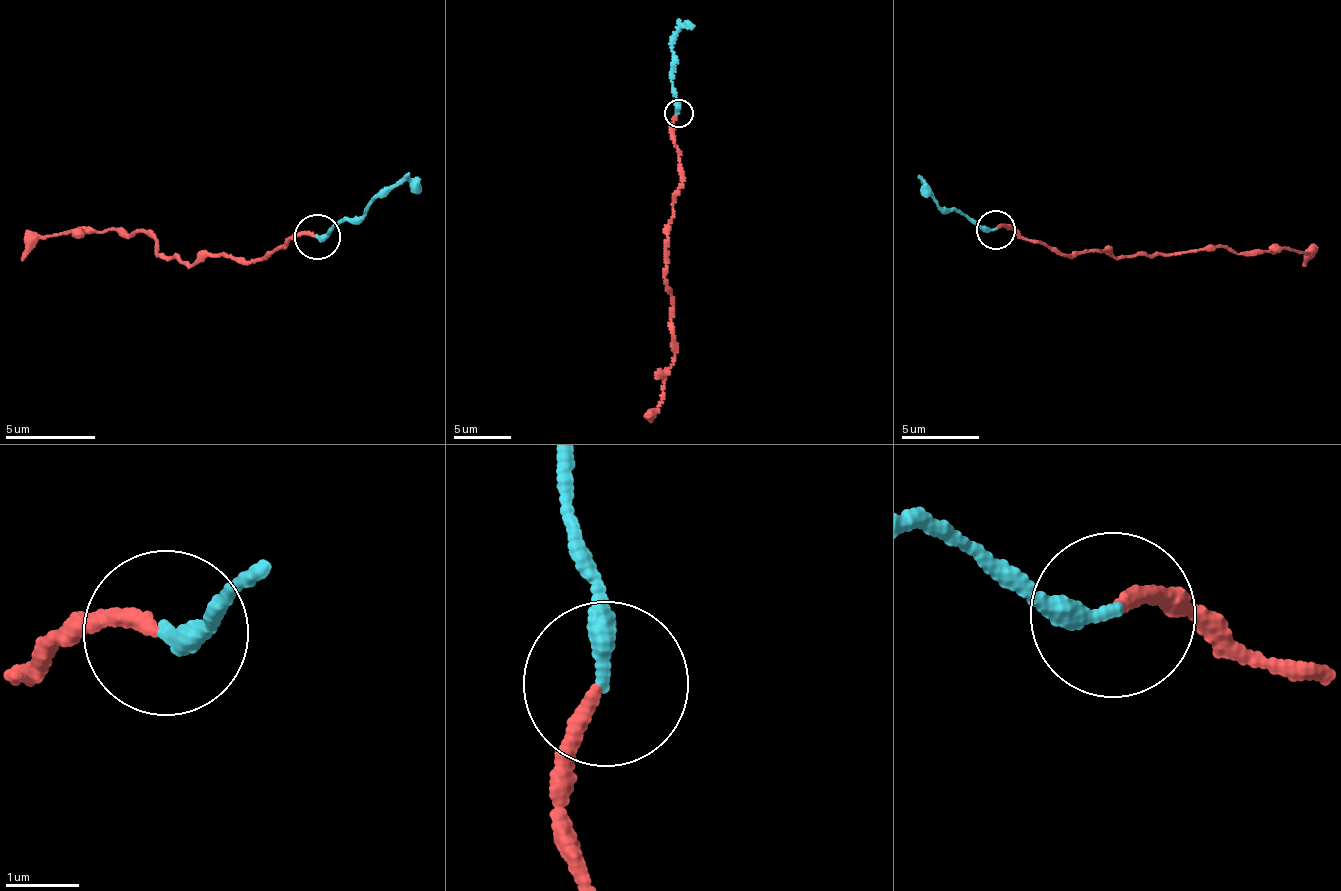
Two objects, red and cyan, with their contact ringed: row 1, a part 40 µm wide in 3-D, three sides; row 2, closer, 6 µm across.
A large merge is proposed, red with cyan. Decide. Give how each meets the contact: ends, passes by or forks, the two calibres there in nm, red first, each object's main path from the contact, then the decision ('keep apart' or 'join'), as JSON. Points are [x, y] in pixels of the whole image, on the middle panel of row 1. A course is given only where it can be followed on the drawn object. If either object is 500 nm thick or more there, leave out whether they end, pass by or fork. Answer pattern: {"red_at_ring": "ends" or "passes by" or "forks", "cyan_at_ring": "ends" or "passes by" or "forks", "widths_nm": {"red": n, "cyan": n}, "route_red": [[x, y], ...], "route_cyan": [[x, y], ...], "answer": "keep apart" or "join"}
{"red_at_ring": "ends", "cyan_at_ring": "ends", "widths_nm": {"red": 180, "cyan": 260}, "route_red": [[676, 114], [672, 132], [682, 173], [666, 249], [664, 283], [671, 295], [675, 360], [659, 402], [648, 417]], "route_cyan": [[679, 113], [671, 63], [680, 28], [694, 26]], "answer": "join"}

